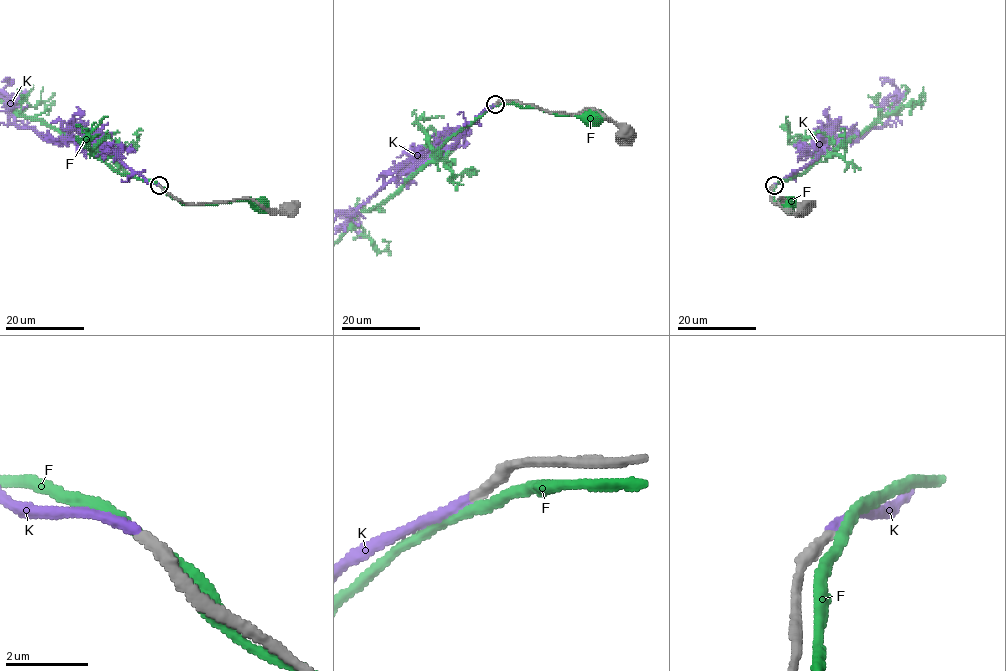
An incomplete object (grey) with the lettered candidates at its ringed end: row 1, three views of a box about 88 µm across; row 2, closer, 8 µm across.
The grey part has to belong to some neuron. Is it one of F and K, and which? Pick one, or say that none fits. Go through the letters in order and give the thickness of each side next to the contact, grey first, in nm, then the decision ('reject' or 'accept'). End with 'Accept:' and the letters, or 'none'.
F: 320 nm thick on the grey side, 280 nm on the other; reject
K: 300 nm thick on the grey side, 240 nm on the other; accept
Accept: K

